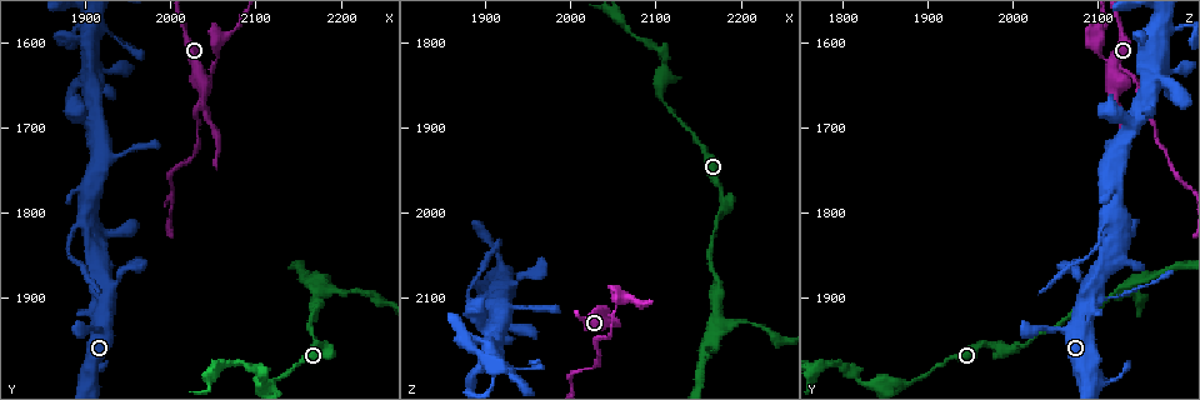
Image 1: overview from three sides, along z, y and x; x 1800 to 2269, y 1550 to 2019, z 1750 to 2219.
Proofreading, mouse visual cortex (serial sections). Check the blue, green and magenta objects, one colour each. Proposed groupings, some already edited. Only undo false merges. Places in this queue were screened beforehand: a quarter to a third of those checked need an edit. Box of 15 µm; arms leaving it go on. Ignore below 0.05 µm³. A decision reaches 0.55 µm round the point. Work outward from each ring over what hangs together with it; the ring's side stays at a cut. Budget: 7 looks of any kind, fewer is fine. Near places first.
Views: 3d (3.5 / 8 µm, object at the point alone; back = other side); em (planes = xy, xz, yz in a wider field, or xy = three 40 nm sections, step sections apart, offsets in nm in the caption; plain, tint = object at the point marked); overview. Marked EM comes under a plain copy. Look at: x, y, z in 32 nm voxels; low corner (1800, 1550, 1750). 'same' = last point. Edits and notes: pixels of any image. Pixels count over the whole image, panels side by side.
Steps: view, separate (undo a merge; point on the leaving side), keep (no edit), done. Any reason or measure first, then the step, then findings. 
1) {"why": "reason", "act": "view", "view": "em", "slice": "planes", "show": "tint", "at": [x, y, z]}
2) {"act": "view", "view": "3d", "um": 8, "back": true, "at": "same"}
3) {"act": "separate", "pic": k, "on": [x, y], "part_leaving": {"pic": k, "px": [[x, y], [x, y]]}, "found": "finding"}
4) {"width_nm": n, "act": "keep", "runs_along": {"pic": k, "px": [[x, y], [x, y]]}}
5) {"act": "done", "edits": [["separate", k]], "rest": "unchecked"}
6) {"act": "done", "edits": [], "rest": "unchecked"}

{"why": "abrupt turn", "act": "view", "view": "3d", "um": 3.5, "at": [2180, 1960, 1990]}

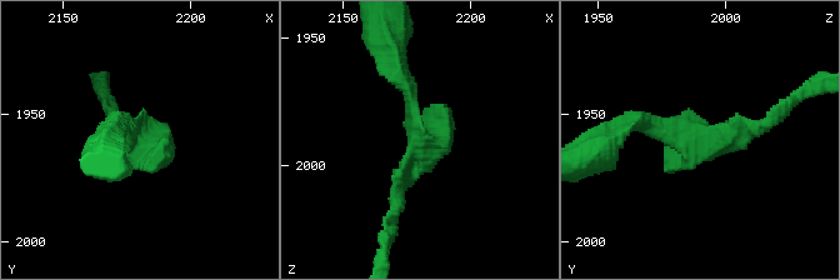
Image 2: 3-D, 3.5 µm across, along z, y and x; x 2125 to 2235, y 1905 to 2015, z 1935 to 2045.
{"act": "view", "view": "em", "slice": "xy", "step": 2, "show": "tint", "at": [2179, 1959, 1990]}

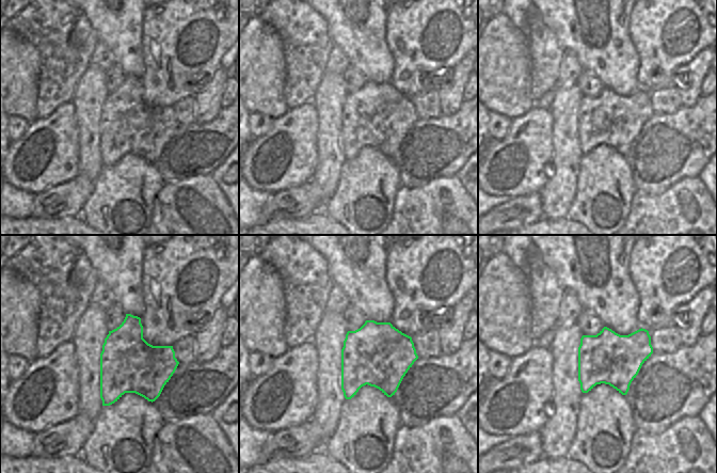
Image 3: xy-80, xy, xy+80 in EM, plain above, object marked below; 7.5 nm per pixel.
{"width_nm": 480, "act": "keep", "runs_along": {"pic": 2, "px": [[628, 125], [724, 144], [769, 121]]}, "found": "continuous, no second cell"}

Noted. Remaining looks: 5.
{"why": "three arms meet", "act": "view", "view": "3d", "um": 8, "back": true, "at": [2175, 1895, 2125]}

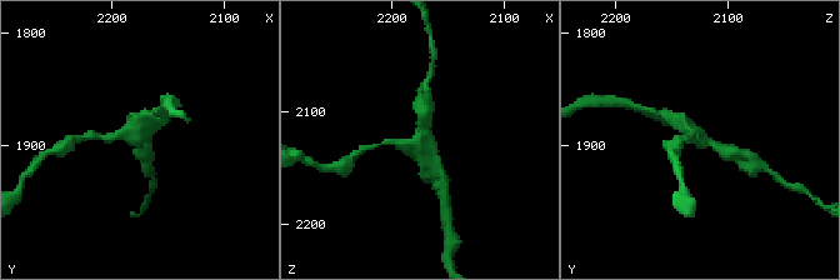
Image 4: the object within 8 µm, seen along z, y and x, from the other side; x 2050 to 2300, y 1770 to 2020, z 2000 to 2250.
{"arms": 3, "arm_widths_nm": [200, 350, 450], "why": "shape alone is not enough", "act": "view", "view": "em", "slice": "planes", "show": "tint", "at": [2174, 1894, 2126]}

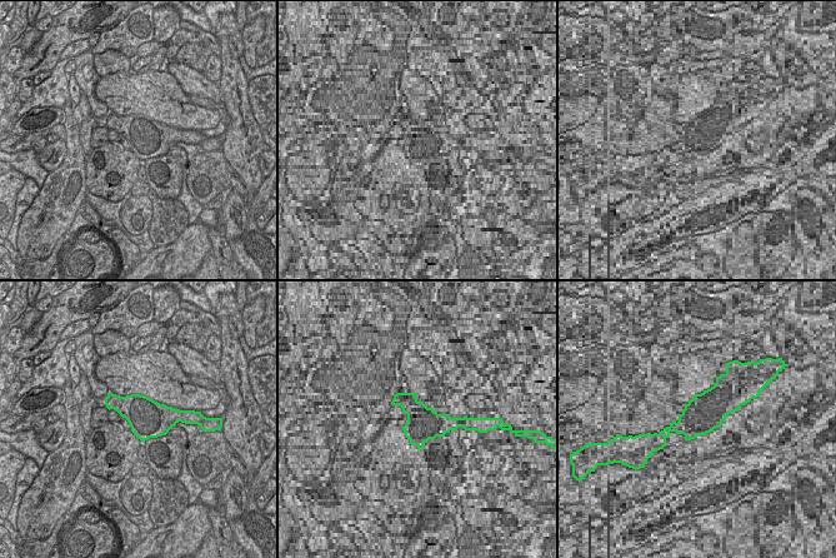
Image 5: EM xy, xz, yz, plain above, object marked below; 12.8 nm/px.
{"width_nm": 480, "act": "keep", "runs_along": {"pic": 4, "px": [[730, 153], [671, 119]]}, "found": "all the same cell"}

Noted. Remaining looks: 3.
{"why": "looks like a crossing", "act": "view", "view": "3d", "um": 3.5, "at": [2035, 1640, 2120]}

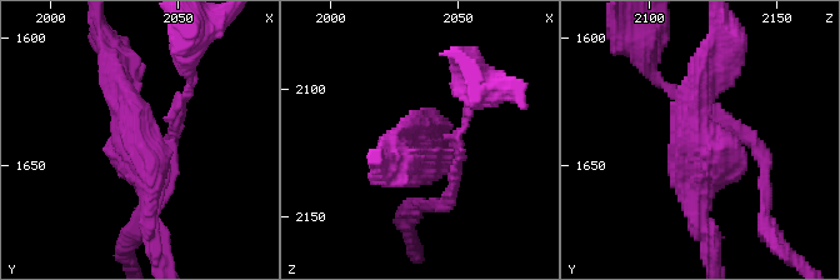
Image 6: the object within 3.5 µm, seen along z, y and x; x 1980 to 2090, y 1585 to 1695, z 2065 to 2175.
{"act": "view", "view": "em", "slice": "xy", "step": 3, "show": "tint", "at": [2035, 1643, 2121]}

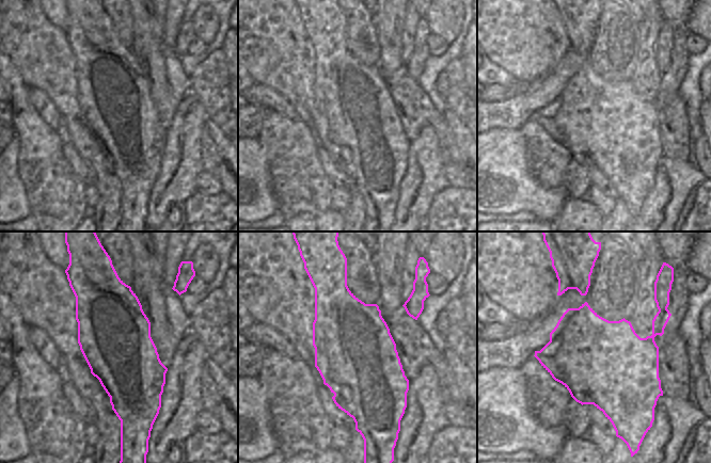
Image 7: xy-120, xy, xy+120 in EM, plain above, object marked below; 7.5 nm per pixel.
{"act": "separate", "pic": 6, "on": [453, 193], "part_leaving": {"pic": 6, "px": [[170, 138], [193, 80], [189, 49]]}, "found": "two cells meet here"}

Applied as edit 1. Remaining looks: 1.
{"act": "done", "edits": [["separate", 6]], "rest": "unchecked"}

